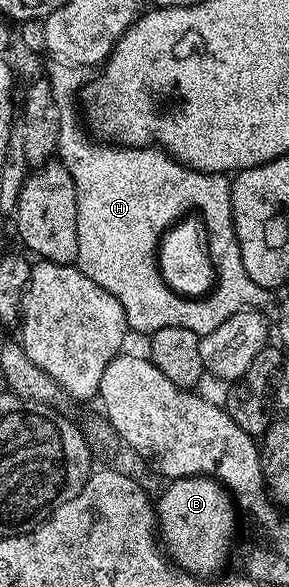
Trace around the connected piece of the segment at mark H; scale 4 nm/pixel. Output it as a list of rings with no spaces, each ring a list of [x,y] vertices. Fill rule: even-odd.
[[[53,59],[46,65],[45,71],[44,74],[53,87],[55,101],[61,110],[56,158],[67,169],[67,173],[71,173],[71,181],[75,181],[77,232],[79,233],[76,266],[80,267],[87,277],[95,280],[100,287],[107,289],[107,293],[111,293],[111,297],[115,297],[119,305],[123,305],[128,330],[152,333],[164,327],[179,325],[179,329],[191,329],[191,333],[202,336],[219,329],[221,322],[235,313],[246,309],[265,309],[271,295],[270,288],[255,285],[255,281],[251,281],[251,277],[247,277],[243,269],[243,257],[239,253],[237,234],[233,228],[230,176],[225,173],[197,171],[193,167],[187,167],[156,145],[123,147],[102,145],[94,141],[87,134],[79,118],[78,108],[77,111],[73,108],[76,103],[78,106],[79,96],[87,83],[86,68],[73,67],[69,63],[60,63]],[[186,208],[200,209],[204,212],[205,224],[209,230],[209,248],[213,254],[215,282],[211,298],[205,299],[205,303],[185,303],[182,299],[177,299],[177,295],[169,295],[169,291],[161,287],[161,279],[157,279],[157,271],[153,271],[155,245],[159,243],[161,227],[166,227],[169,219],[173,219],[173,215],[181,215],[181,211],[186,211]]]

